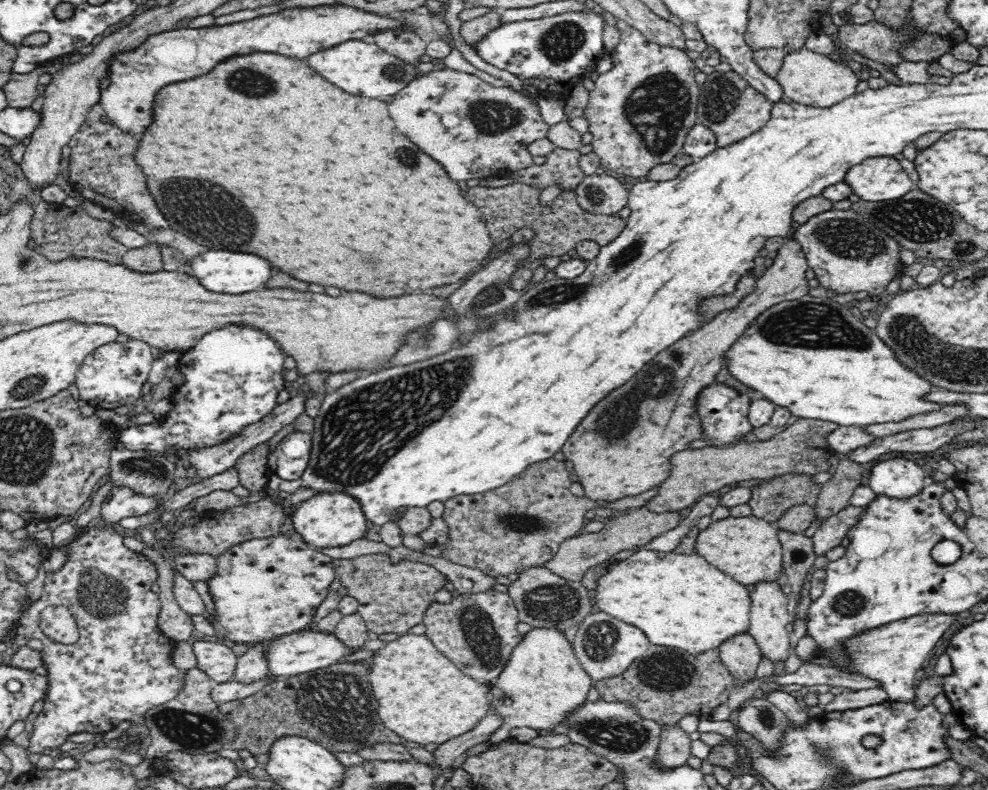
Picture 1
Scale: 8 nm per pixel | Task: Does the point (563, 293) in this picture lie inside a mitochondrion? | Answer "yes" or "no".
yes

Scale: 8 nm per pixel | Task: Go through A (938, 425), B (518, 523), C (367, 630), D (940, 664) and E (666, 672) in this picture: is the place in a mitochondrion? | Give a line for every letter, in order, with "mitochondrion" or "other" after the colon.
A: other
B: mitochondrion
C: other
D: other
E: mitochondrion

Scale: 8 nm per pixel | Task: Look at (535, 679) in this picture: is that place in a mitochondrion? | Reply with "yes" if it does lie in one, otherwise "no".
no

